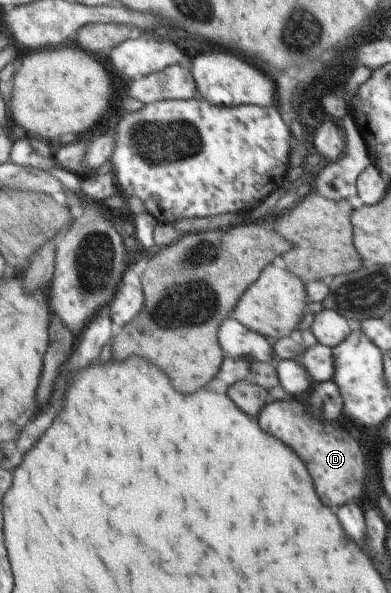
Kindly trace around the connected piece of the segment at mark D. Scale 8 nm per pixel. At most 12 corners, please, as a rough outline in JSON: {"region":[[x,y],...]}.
{"region":[[275,400],[260,426],[317,477],[325,505],[361,493],[363,453],[345,425]]}

